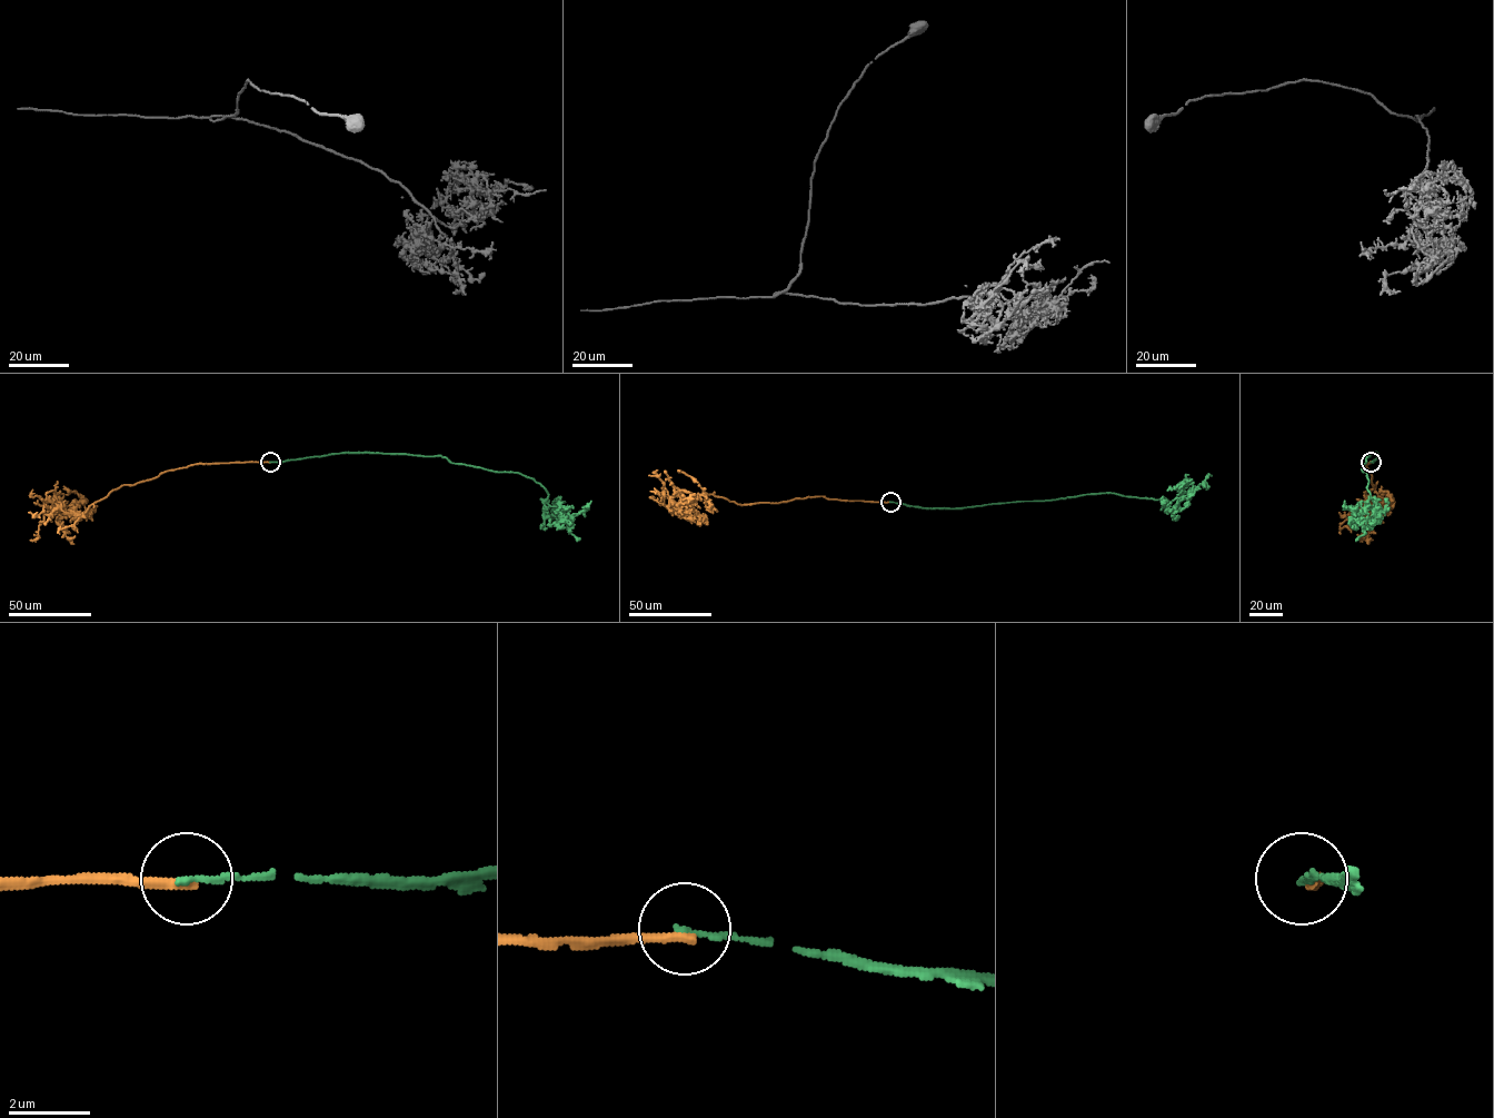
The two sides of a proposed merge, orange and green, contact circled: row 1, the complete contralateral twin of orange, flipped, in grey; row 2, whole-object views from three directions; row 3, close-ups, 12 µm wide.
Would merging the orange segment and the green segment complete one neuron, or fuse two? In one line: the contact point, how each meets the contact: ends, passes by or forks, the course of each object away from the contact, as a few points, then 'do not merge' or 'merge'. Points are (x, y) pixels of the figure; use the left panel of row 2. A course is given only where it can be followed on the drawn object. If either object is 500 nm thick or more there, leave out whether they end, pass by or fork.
place (270, 462); orange ends; green ends; course orange (270, 462), (198, 464), (165, 472), (120, 486), (82, 514), (45, 501), (38, 536), (30, 540); course green (270, 462), (350, 453), (440, 455), (533, 478), (550, 506), (570, 515), (590, 501); do not merge

